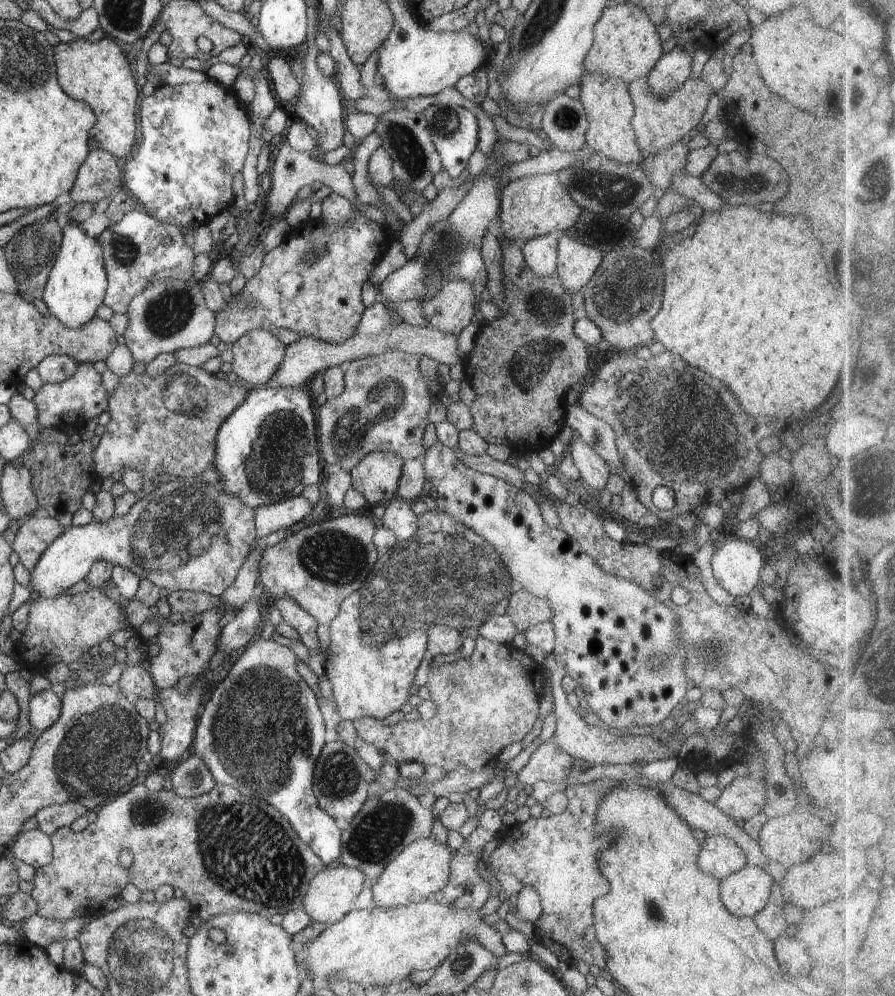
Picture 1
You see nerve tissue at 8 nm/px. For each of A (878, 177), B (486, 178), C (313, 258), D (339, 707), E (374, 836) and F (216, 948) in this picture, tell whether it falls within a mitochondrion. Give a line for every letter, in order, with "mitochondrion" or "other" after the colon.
A: mitochondrion
B: other
C: mitochondrion
D: other
E: mitochondrion
F: other

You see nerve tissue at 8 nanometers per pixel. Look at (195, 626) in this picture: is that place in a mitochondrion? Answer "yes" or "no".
no

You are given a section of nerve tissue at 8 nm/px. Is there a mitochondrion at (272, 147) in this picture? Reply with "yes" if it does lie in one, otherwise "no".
no

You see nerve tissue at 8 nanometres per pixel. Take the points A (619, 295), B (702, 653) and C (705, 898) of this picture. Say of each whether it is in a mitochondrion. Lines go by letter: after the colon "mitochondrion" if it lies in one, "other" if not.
A: mitochondrion
B: mitochondrion
C: other

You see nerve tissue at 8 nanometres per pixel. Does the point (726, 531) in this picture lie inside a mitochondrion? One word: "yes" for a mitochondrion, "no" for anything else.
no

